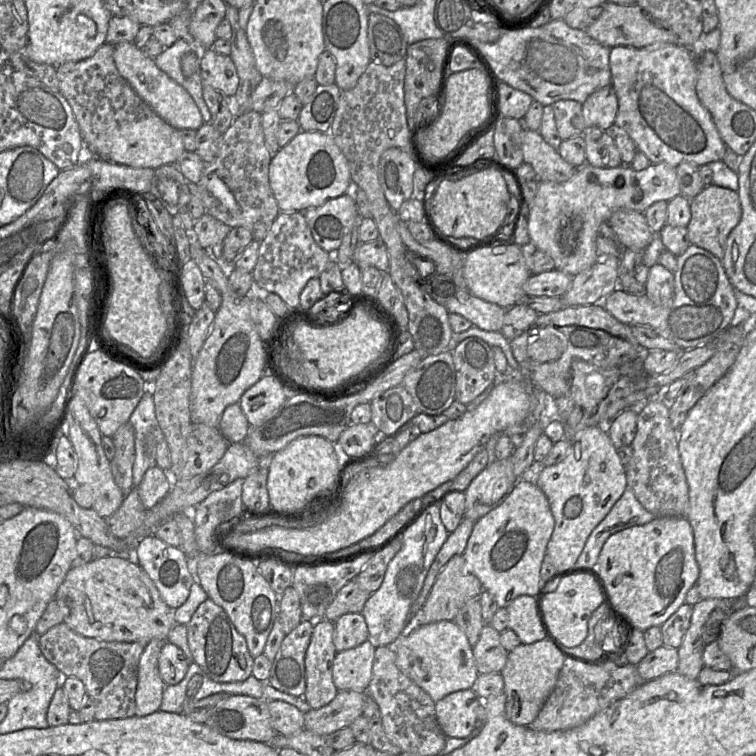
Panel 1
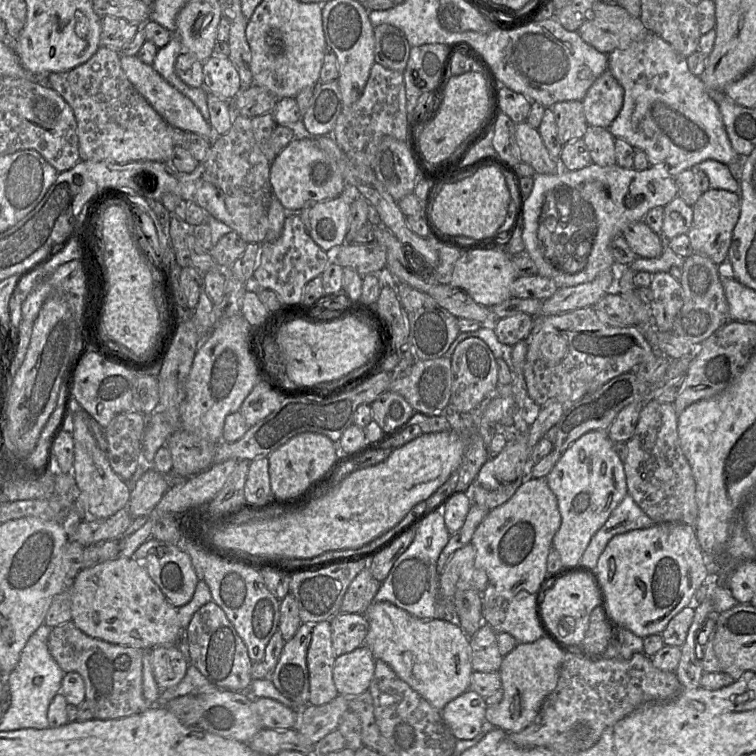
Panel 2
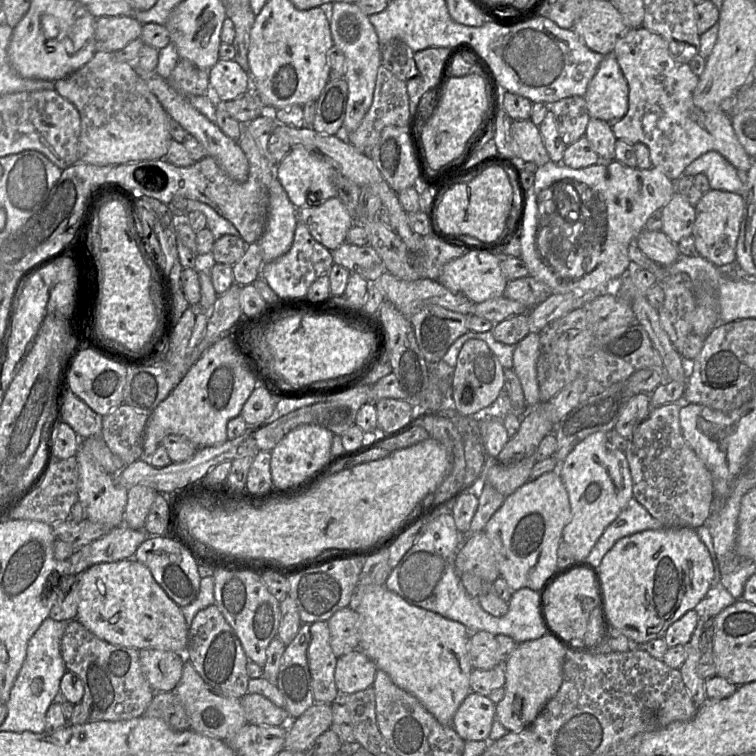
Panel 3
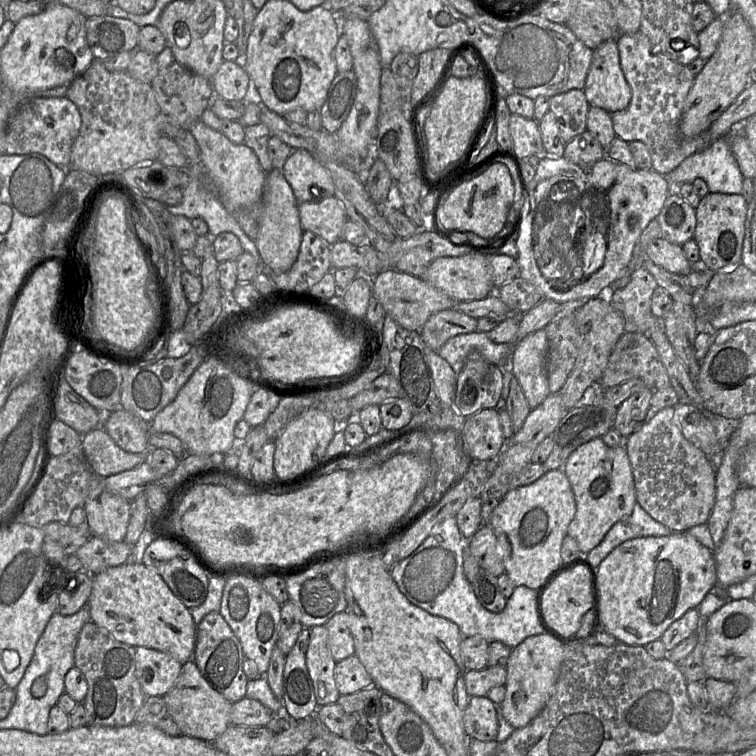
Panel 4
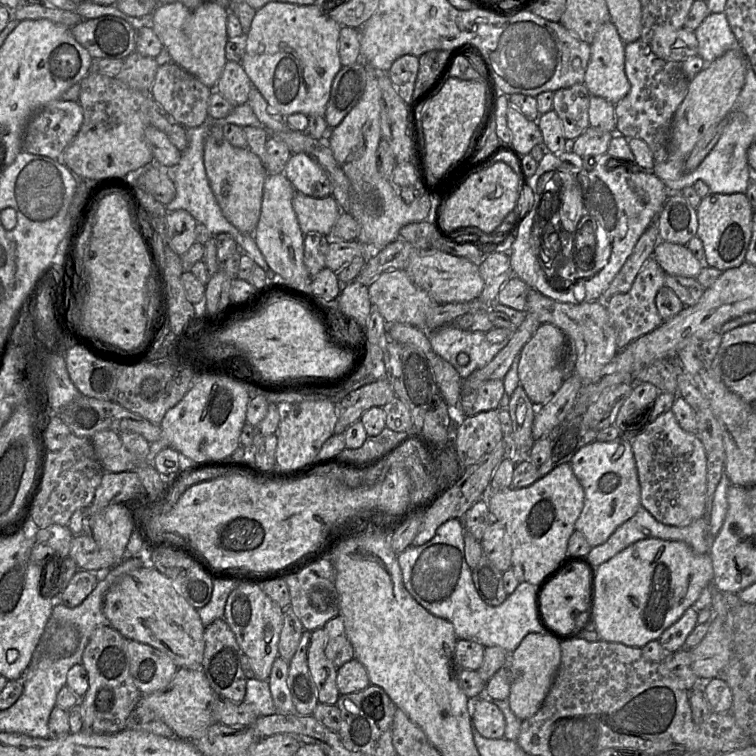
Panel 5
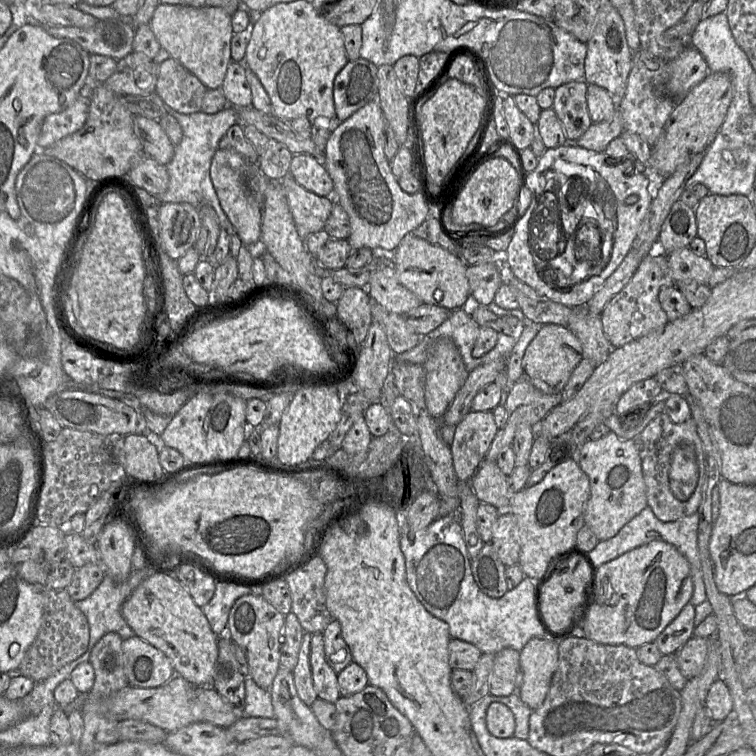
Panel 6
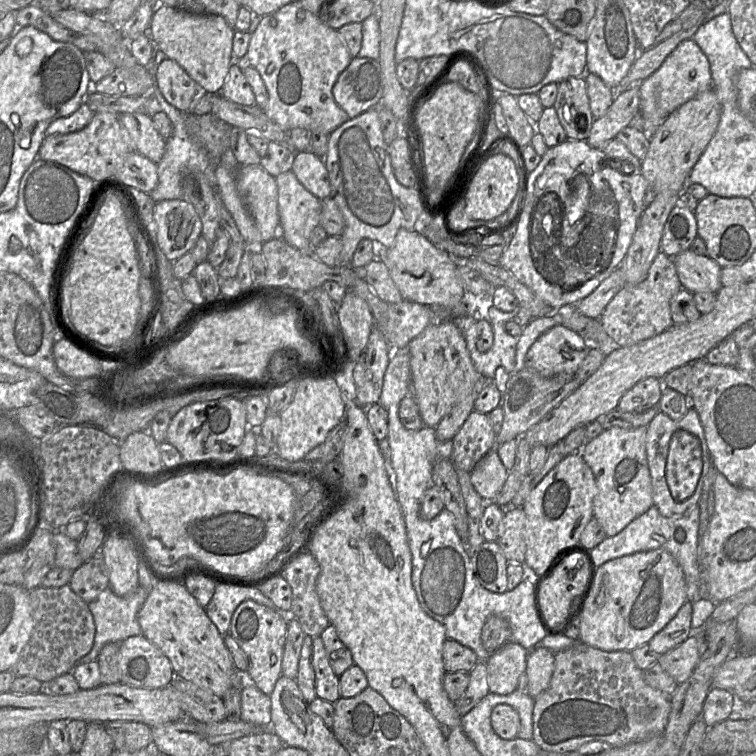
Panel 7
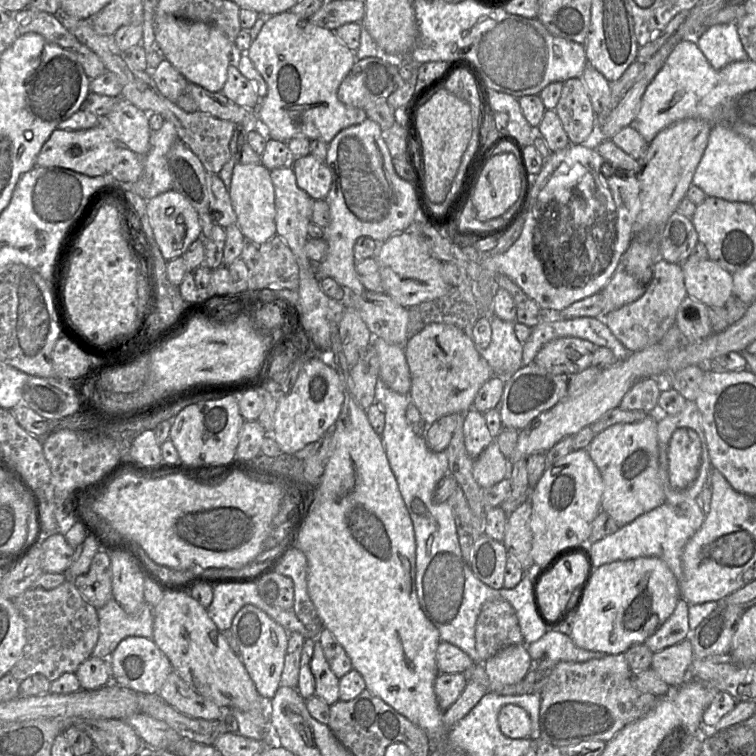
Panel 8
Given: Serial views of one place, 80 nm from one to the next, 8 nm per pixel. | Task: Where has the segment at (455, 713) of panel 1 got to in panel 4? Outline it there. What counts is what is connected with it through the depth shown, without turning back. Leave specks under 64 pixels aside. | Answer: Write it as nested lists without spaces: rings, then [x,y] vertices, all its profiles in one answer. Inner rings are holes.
[[[487,696],[470,697],[463,715],[463,727],[470,738],[483,742],[495,740],[498,732],[495,704]]]

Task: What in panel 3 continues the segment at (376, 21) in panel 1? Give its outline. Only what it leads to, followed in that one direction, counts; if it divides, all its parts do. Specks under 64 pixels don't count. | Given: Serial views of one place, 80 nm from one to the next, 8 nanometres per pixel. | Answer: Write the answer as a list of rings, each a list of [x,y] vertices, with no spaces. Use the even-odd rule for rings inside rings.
[[[400,39],[381,44],[381,65],[405,82],[417,74],[413,56],[414,51]]]

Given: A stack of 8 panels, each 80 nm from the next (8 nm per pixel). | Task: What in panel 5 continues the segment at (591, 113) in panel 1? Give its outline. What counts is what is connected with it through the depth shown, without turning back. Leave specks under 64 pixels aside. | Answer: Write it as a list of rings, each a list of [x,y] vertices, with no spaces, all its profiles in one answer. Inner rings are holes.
[[[612,21],[604,23],[590,44],[591,56],[584,76],[584,84],[593,96],[604,98],[612,104],[618,103],[630,90],[625,73],[625,43],[620,38]]]

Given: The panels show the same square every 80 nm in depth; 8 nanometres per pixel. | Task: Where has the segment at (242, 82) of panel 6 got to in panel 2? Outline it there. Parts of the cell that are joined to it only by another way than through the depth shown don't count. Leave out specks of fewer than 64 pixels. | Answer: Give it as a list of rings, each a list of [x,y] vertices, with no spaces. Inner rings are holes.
[[[211,55],[203,62],[203,85],[208,93],[232,100],[240,92],[240,77],[229,57]]]

